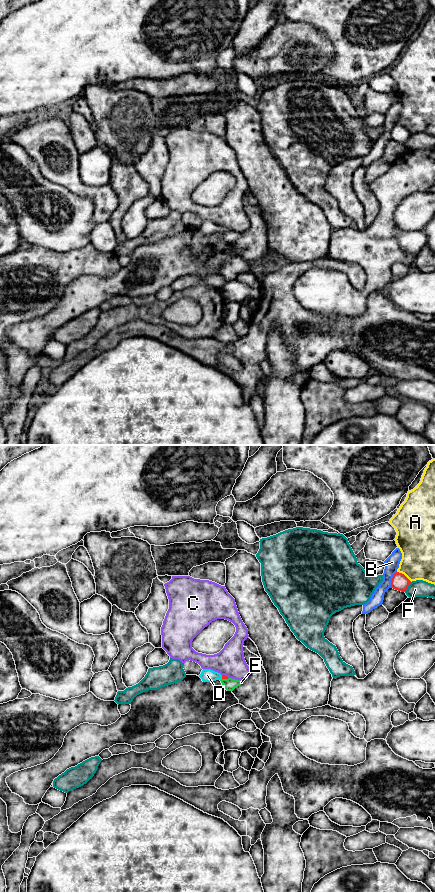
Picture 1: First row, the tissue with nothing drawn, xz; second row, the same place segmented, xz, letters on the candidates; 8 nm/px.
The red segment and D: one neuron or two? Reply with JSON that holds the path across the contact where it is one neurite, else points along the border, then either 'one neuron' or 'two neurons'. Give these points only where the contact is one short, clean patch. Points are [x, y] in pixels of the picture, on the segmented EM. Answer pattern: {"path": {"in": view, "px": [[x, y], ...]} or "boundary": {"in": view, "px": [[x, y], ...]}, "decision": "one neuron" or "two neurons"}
{"path": {"in": "xz", "px": [[223, 676], [222, 677], [207, 675]]}, "decision": "one neuron"}

